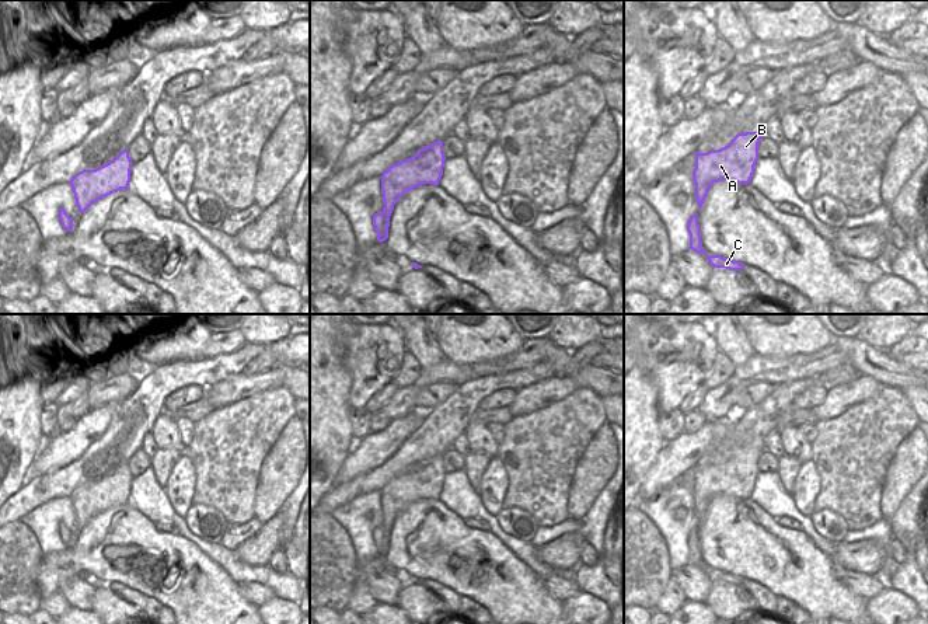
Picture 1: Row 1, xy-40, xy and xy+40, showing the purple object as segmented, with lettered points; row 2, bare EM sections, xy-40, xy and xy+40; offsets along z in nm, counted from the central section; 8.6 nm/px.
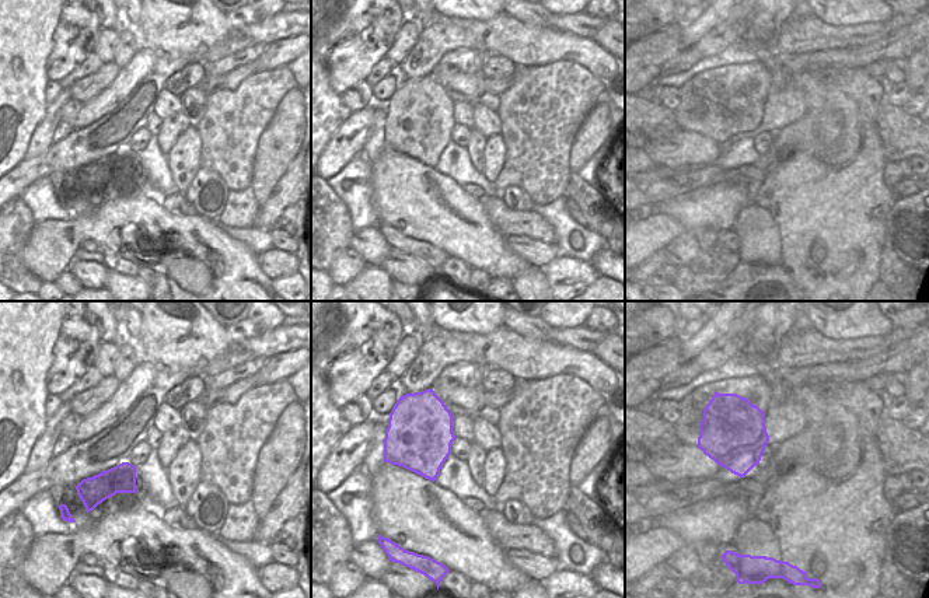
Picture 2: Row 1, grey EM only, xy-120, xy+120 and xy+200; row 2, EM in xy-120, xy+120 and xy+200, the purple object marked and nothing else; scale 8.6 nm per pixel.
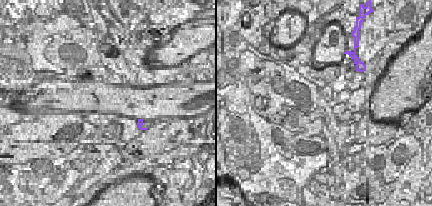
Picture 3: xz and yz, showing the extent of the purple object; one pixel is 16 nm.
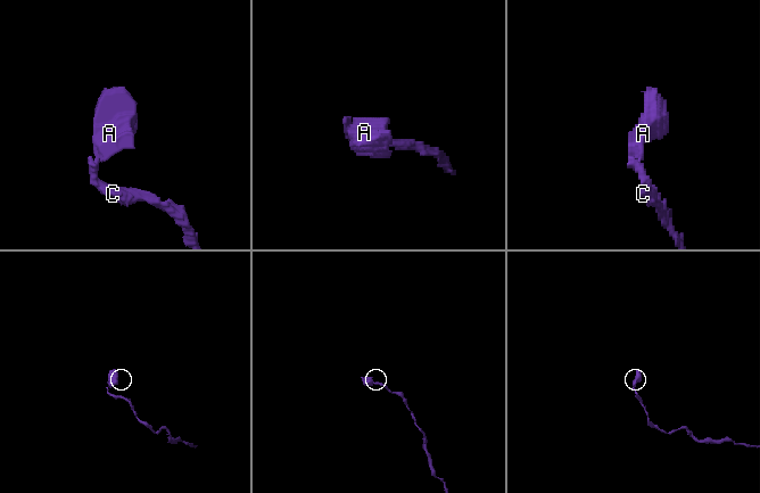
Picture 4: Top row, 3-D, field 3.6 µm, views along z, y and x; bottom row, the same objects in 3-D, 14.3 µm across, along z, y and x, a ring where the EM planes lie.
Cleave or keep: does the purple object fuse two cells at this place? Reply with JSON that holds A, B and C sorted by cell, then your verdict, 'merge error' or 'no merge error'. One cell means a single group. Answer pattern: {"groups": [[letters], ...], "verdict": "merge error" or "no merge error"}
{"groups": [["A", "B"], ["C"]], "verdict": "merge error"}

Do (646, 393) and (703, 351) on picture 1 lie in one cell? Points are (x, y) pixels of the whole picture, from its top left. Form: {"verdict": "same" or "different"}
{"verdict": "different"}

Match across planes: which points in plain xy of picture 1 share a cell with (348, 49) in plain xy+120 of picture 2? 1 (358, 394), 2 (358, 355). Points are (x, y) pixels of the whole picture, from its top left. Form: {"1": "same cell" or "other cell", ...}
{"1": "same cell", "2": "same cell"}

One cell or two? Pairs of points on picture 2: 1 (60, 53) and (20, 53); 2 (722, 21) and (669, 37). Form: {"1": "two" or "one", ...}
{"1": "two", "2": "two"}

